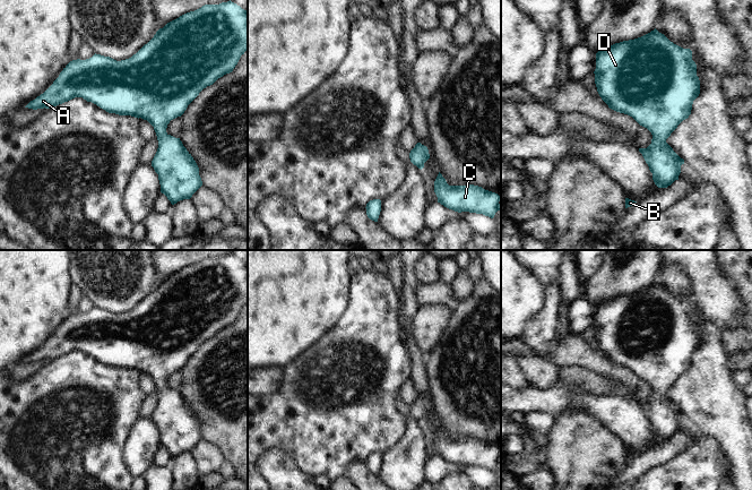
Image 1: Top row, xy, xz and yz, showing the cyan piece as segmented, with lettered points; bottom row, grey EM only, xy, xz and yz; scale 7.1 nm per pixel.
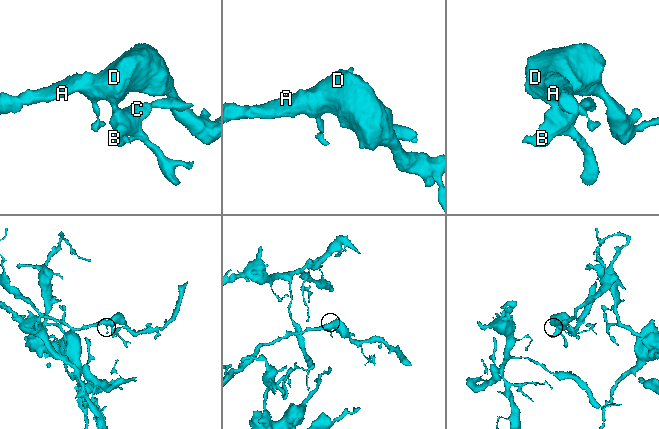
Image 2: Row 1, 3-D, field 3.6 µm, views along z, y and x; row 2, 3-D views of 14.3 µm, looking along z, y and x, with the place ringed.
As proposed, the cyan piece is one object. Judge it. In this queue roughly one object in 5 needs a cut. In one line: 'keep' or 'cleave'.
keep

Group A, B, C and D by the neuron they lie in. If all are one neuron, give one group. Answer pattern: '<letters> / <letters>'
A B C D

